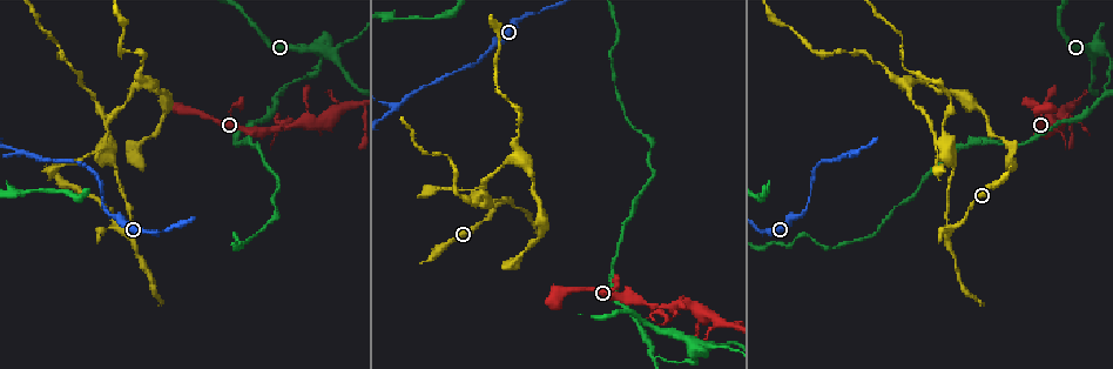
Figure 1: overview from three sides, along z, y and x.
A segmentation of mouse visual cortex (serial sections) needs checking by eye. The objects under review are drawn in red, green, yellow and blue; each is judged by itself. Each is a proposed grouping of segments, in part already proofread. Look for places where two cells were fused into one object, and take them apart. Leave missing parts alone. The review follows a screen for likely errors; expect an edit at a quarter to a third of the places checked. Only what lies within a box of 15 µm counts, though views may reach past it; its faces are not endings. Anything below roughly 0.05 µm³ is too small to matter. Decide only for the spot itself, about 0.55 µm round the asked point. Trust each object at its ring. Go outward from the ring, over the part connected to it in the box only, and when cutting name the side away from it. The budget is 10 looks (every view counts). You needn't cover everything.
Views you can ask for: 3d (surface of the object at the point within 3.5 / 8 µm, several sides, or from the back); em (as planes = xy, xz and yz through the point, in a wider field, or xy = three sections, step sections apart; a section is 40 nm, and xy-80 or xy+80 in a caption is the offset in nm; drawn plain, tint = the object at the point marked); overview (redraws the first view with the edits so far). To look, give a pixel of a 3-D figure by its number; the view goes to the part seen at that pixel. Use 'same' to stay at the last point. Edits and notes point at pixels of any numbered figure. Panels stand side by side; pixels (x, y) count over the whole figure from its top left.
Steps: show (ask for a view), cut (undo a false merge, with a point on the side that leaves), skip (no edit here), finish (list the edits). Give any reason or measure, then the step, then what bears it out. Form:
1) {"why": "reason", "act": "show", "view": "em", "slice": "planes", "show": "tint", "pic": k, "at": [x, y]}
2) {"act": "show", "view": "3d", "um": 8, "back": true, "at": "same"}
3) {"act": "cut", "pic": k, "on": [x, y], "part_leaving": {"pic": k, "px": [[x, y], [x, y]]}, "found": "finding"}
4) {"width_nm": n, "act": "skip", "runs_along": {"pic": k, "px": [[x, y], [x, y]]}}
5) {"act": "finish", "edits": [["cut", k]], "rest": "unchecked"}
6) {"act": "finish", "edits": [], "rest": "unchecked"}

{"why": "arms part here", "act": "show", "view": "3d", "um": 8, "back": true, "pic": 1, "at": [855, 151]}

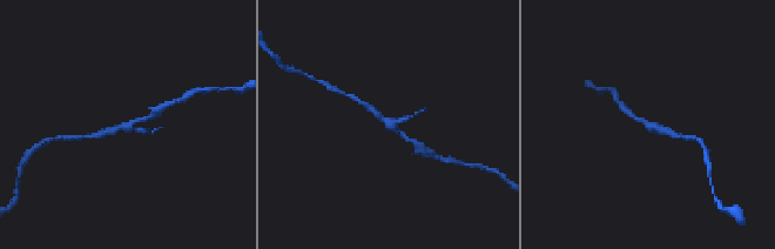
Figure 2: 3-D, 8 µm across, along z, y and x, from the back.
{"act": "show", "view": "3d", "um": 3.5, "pic": 2, "at": [126, 124]}

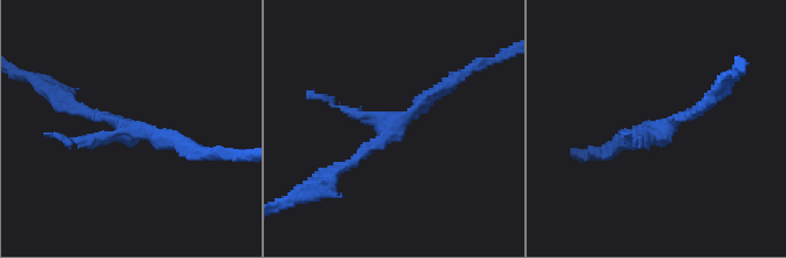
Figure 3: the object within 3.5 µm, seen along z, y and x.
{"why": "now the EM", "act": "show", "view": "em", "slice": "xy", "step": 2, "show": "tint", "pic": 3, "at": [393, 126]}

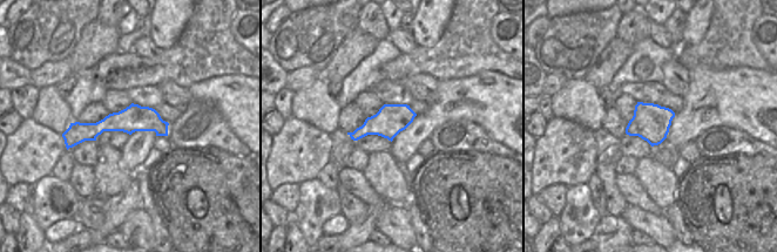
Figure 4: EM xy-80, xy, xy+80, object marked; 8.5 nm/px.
{"arm_widths_nm": [150, 150, 200], "act": "skip", "runs_along": {"pic": 4, "px": [[164, 124], [112, 122], [69, 136]]}, "found": "one cell here"}

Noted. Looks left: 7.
{"act": "show", "view": "3d", "um": 3.5, "pic": 1, "at": [123, 232]}

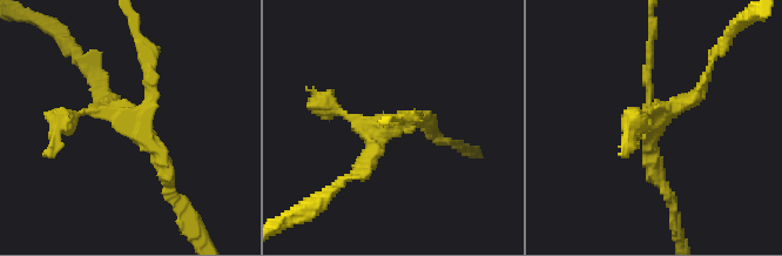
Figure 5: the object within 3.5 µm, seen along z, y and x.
{"why": "now the EM", "act": "show", "view": "em", "slice": "xy", "step": 3, "show": "tint", "pic": 5, "at": [655, 119]}

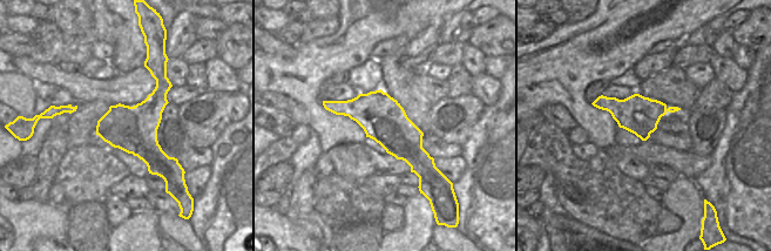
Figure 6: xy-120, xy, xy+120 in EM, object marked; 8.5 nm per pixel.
{"act": "cut", "pic": 5, "on": [147, 68], "part_leaving": {"pic": 5, "px": [[142, 115], [150, 68], [132, 25]]}, "found": "two cells meet here"}

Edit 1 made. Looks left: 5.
{"why": "redraw", "act": "show", "view": "overview"}

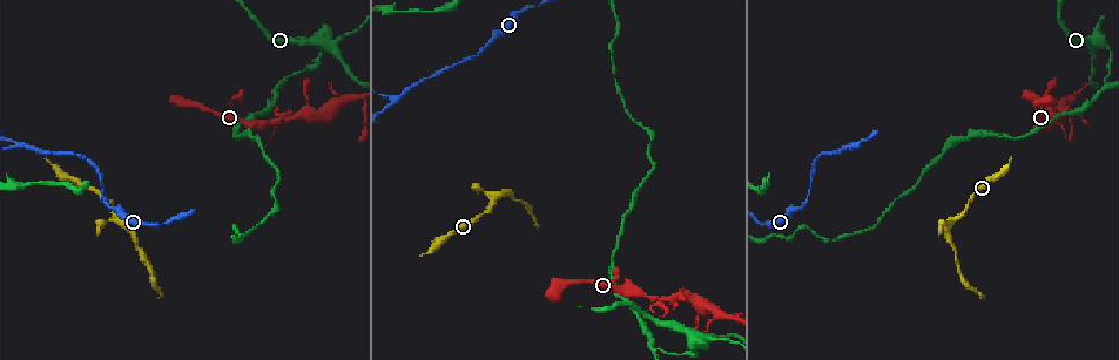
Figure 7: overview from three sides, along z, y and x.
{"why": "branch point", "act": "show", "view": "3d", "um": 3.5, "pic": 7, "at": [1051, 113]}

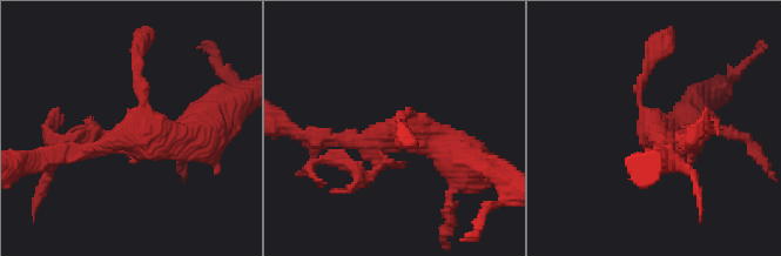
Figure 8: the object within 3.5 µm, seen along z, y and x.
{"why": "shape alone is not enough", "act": "show", "view": "em", "slice": "xy", "step": 2, "show": "plain", "pic": 8, "at": [138, 135]}

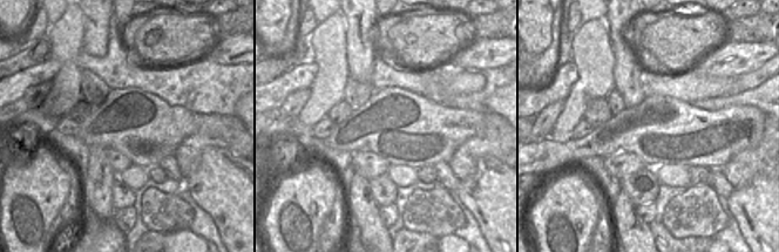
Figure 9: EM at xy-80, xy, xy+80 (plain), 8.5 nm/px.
{"why": "with the object marked", "act": "show", "view": "em", "slice": "xy", "step": 2, "show": "tint", "at": "same"}

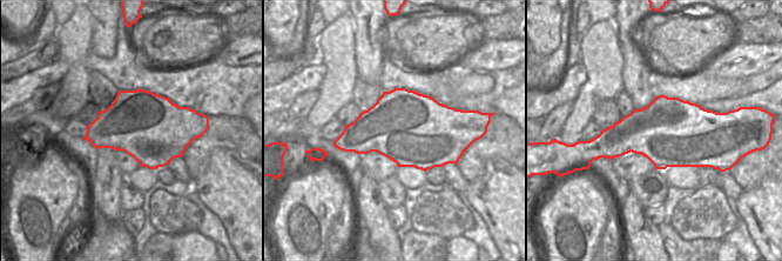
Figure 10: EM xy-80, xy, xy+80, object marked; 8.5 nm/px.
{"act": "cut", "pic": 8, "on": [55, 139], "found": "a second cell is stuck on"}

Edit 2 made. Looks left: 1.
{"act": "finish", "edits": [["cut", 5], ["cut", 8]], "rest": "unchecked"}

